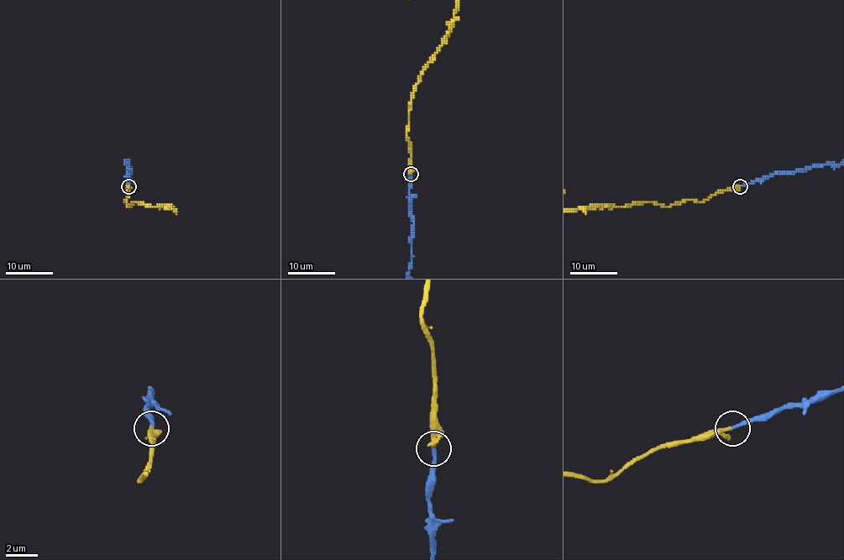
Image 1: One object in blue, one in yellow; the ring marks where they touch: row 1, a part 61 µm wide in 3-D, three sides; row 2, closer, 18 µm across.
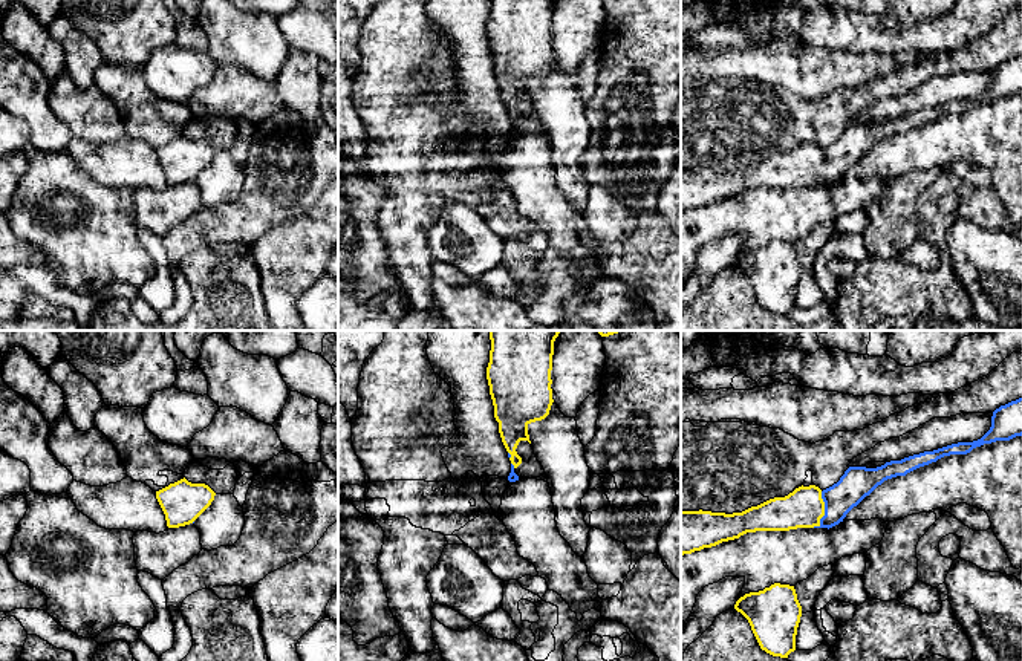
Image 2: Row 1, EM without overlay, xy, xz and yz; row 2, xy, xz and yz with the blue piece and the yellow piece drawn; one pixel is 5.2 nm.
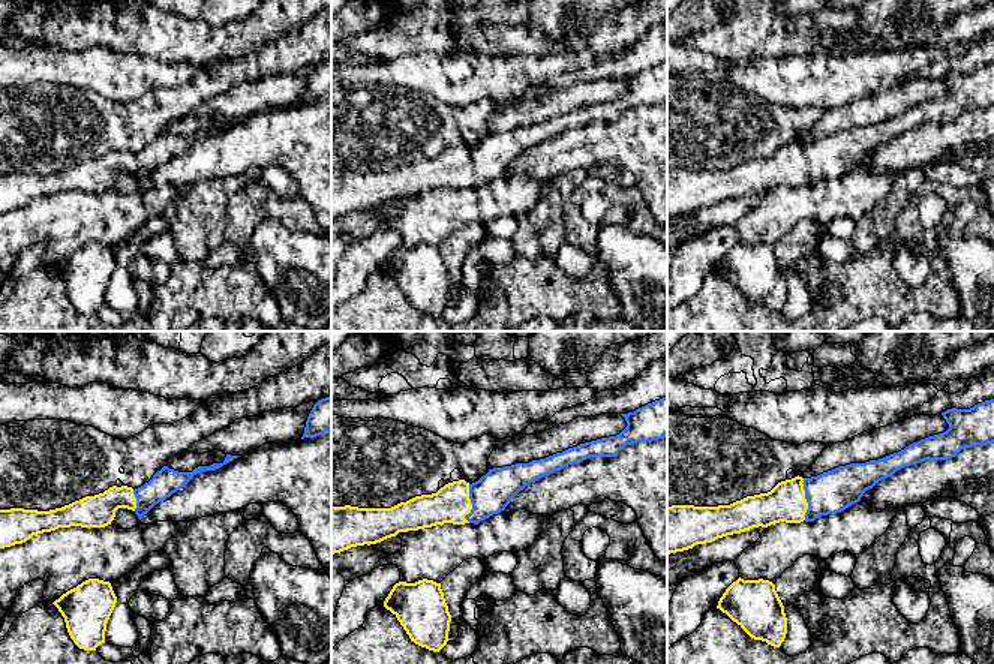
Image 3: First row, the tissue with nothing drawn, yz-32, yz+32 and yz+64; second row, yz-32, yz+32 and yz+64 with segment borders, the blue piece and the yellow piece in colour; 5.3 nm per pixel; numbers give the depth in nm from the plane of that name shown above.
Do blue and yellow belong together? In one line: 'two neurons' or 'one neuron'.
one neuron

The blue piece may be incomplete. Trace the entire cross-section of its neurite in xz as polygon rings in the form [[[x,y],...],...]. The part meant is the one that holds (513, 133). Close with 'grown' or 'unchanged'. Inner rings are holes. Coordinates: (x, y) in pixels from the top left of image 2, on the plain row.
[[[491,0],[487,37],[499,90],[511,118],[509,139],[522,121],[516,106],[529,98],[528,83],[549,72],[554,0]]] | grown

